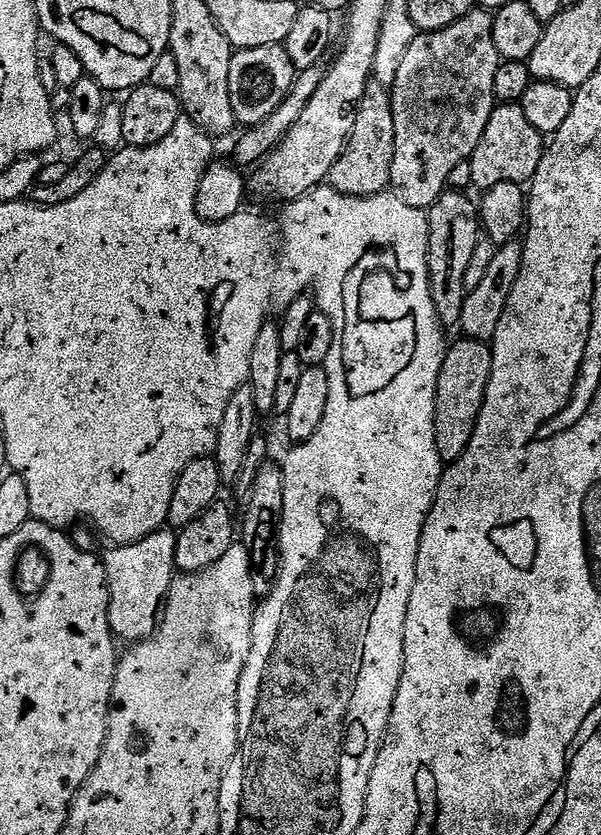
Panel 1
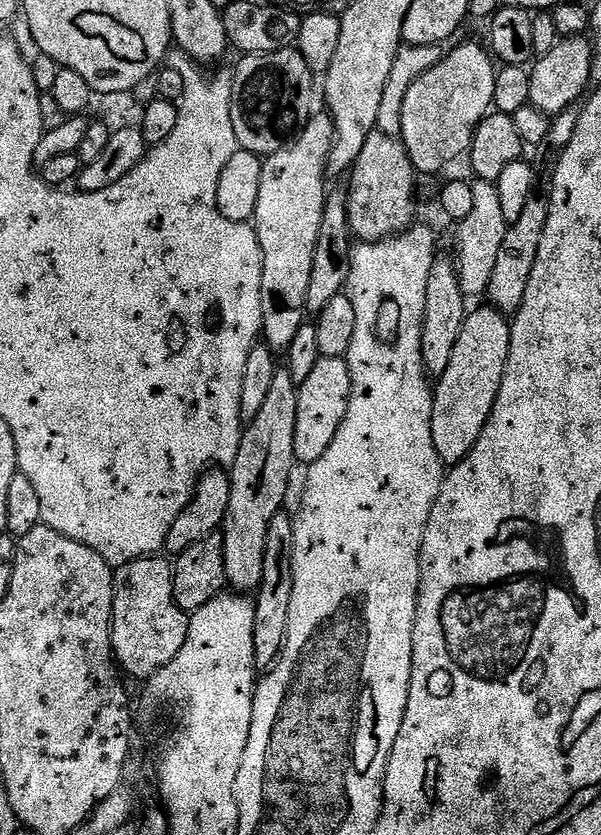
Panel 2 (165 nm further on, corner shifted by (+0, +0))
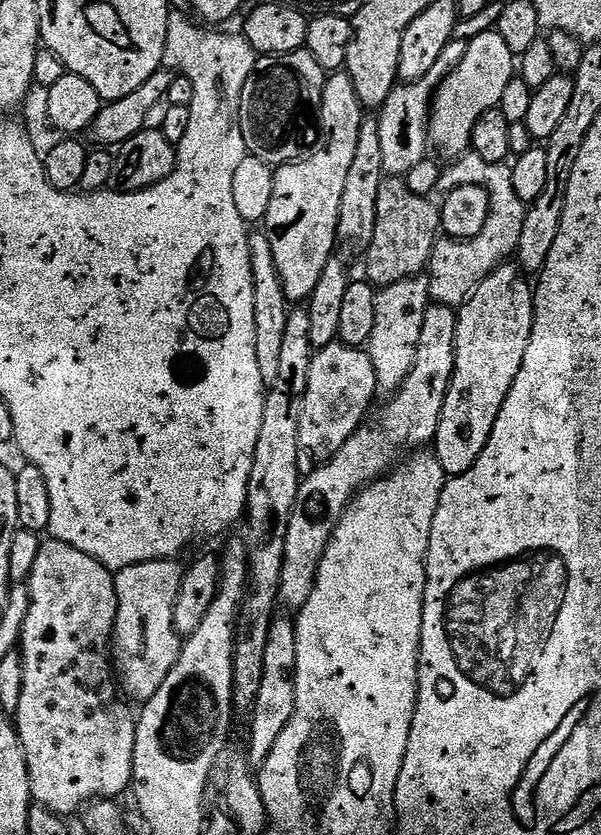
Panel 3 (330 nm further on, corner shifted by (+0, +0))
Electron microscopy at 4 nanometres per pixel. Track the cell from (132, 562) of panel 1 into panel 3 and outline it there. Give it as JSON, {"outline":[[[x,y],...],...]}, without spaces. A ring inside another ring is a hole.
{"outline":[[[176,558],[147,560],[134,566],[126,566],[115,573],[116,629],[112,632],[110,656],[118,684],[139,702],[147,702],[158,694],[158,686],[166,682],[166,674],[178,662],[182,637],[174,626],[174,602],[178,598],[178,586],[184,577],[184,568]]]}

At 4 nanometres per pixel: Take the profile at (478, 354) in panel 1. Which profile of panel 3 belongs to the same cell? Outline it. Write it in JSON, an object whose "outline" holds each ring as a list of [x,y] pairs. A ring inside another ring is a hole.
{"outline":[[[505,262],[474,289],[468,301],[459,309],[456,318],[456,369],[448,387],[446,402],[442,406],[434,441],[438,462],[442,462],[442,470],[449,477],[470,470],[470,466],[478,462],[490,438],[490,430],[494,430],[498,410],[502,410],[502,402],[506,402],[506,394],[510,394],[514,378],[518,378],[522,358],[526,358],[526,346],[530,342],[536,309],[534,288],[530,280],[528,284],[527,279],[529,280],[529,277],[515,263]]]}

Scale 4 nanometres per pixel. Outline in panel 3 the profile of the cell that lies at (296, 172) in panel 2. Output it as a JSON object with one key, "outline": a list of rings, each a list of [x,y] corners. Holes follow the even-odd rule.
{"outline":[[[347,71],[333,72],[324,81],[319,127],[323,139],[299,160],[290,160],[275,169],[274,198],[262,221],[274,250],[274,262],[282,278],[286,298],[290,302],[304,302],[311,296],[326,262],[337,251],[338,206],[342,206],[342,190],[358,146],[358,130],[362,126],[365,109]]]}

